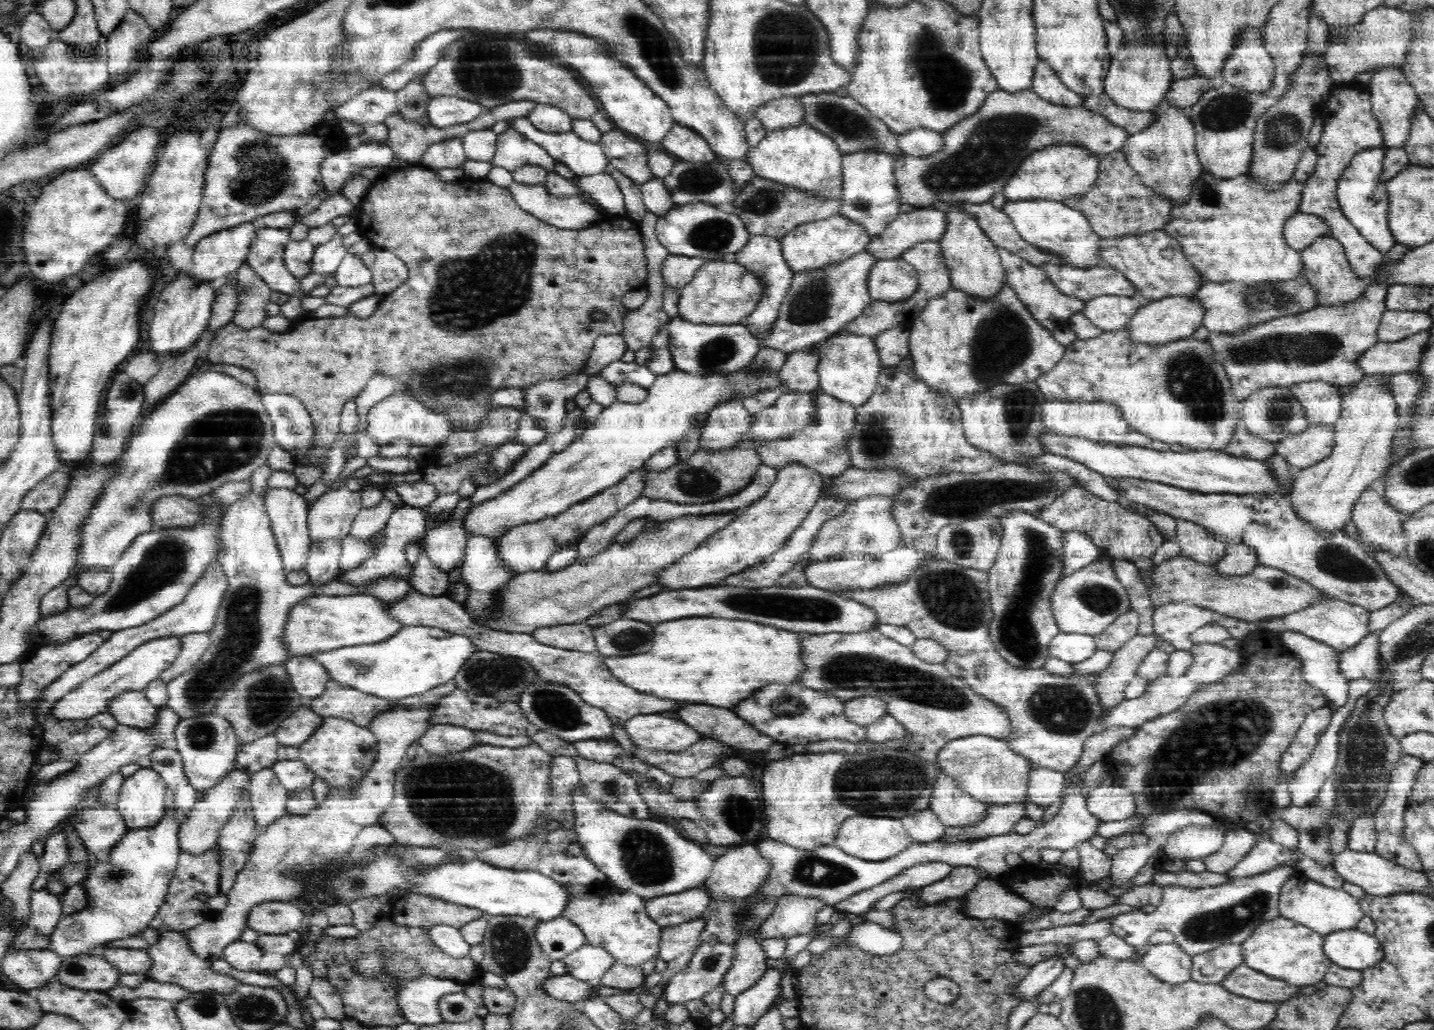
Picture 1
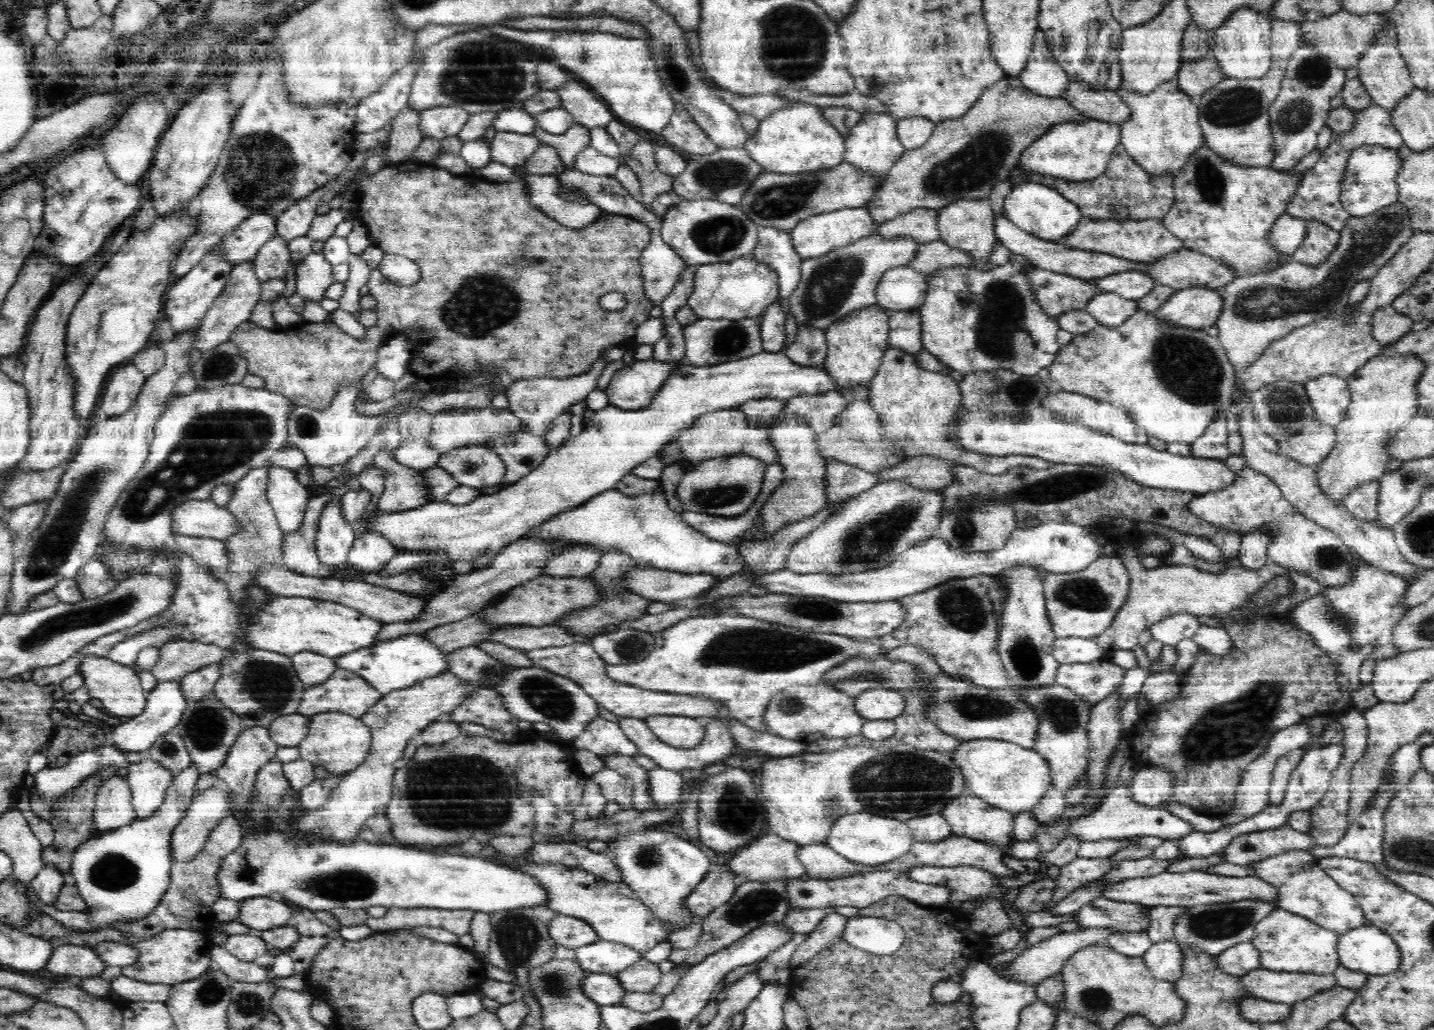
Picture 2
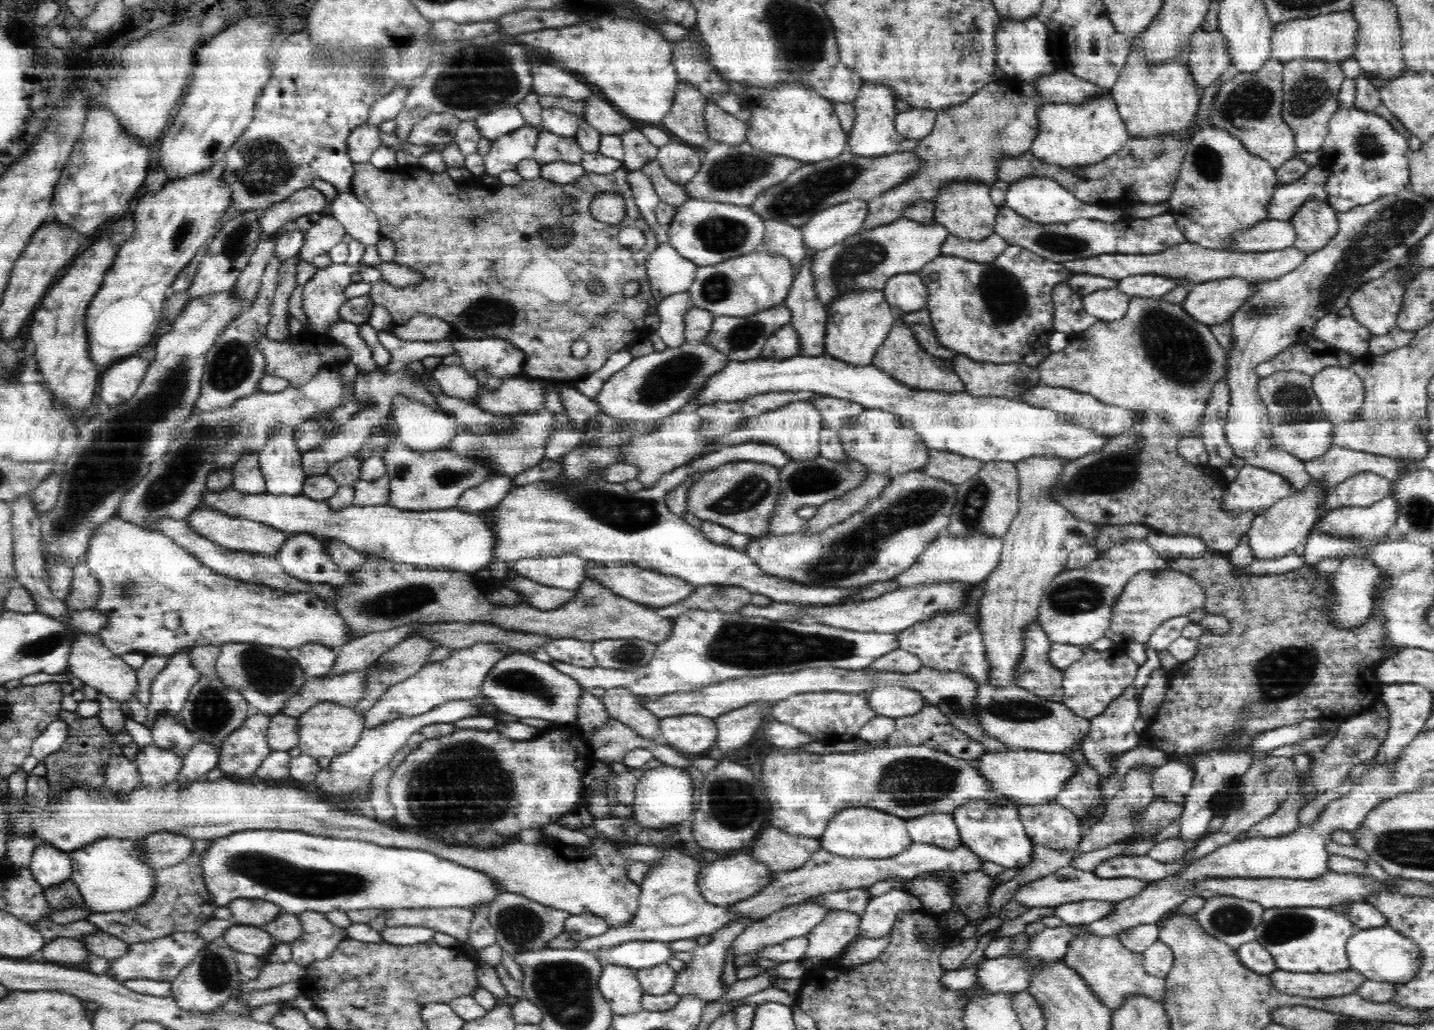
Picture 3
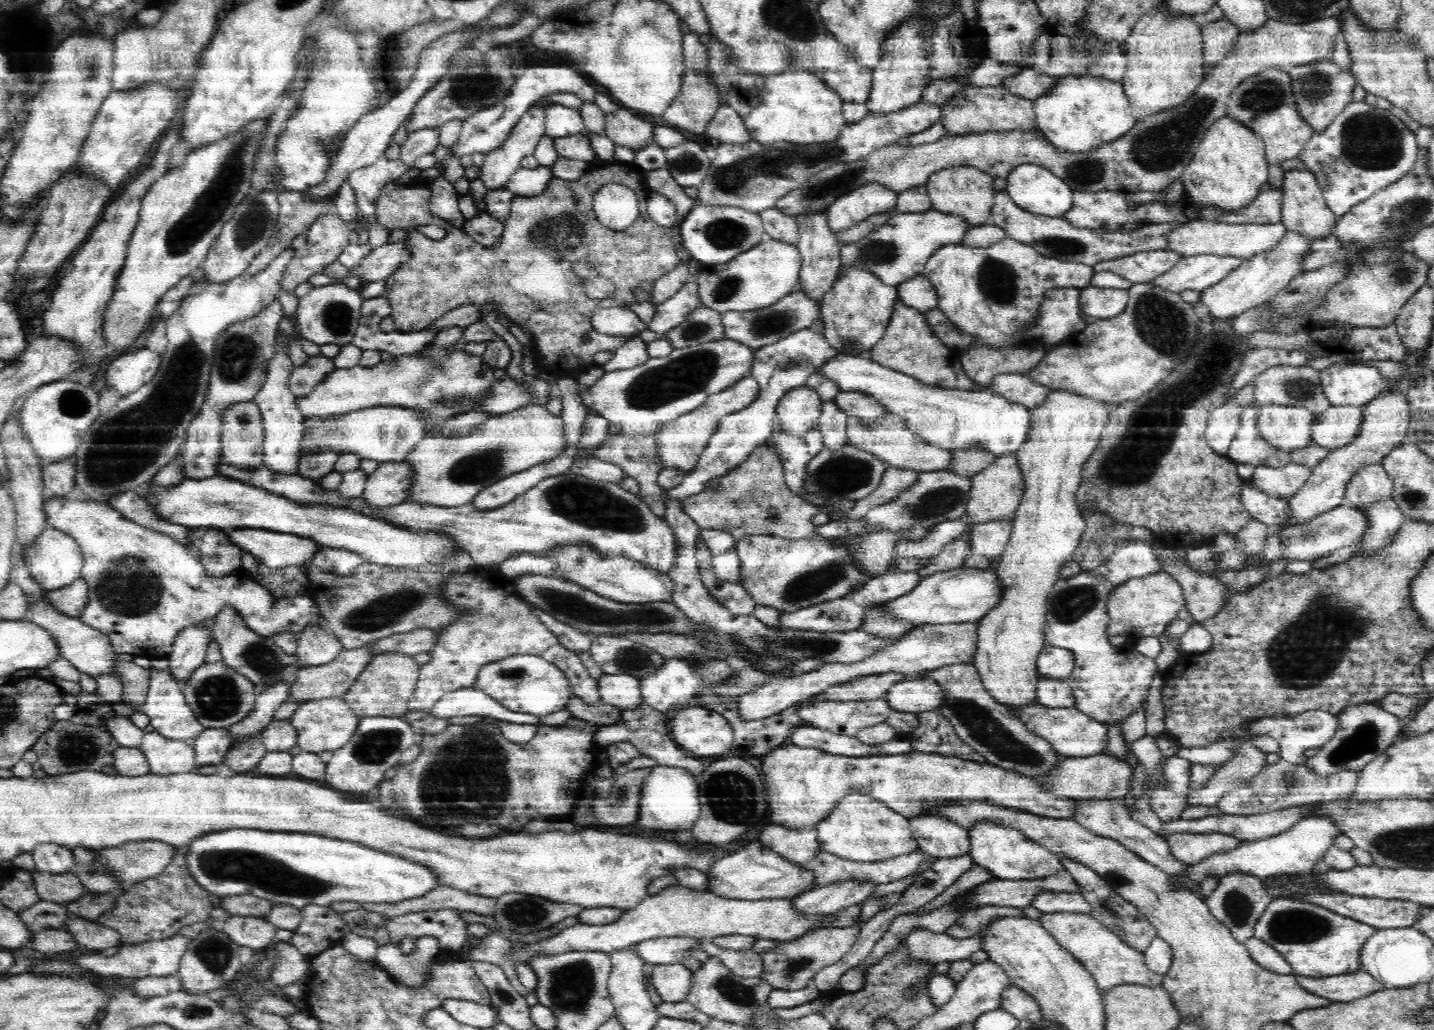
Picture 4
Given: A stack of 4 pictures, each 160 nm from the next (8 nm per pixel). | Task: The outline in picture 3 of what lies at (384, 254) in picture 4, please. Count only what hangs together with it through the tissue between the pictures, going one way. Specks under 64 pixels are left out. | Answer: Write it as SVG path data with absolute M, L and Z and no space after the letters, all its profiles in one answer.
M361 261L355 265L334 264L329 263L324 268L317 268L316 273L303 285L303 310L309 319L308 331L316 334L328 335L328 328L334 324L335 320L340 320L340 307L343 302L348 299L345 298L345 288L350 284L350 276L353 272L360 272L362 281L376 282L381 280L381 272L379 267L372 268L362 264Z

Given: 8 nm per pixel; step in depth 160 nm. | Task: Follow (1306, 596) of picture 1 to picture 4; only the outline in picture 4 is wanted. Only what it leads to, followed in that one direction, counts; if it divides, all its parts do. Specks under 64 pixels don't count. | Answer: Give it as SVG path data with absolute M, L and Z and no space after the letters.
M1166 571L1130 578L1109 595L1107 634L1123 635L1127 637L1128 642L1146 636L1159 636L1166 630L1166 626L1177 618L1177 614L1184 606L1185 599L1181 585Z

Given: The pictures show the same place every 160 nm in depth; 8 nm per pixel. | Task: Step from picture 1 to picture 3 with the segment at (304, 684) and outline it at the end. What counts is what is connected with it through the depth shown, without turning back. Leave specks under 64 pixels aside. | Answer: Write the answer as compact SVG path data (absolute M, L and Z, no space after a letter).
M308 642L293 649L290 654L298 662L307 679L330 673L339 656L337 650L322 646L318 642Z

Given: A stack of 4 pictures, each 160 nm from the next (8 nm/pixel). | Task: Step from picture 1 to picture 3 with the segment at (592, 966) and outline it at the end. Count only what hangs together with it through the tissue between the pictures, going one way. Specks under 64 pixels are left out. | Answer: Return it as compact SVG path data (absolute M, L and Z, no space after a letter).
M628 941L610 949L594 951L596 958L602 965L617 964L631 969L650 968L662 965L673 956L674 950L667 942Z

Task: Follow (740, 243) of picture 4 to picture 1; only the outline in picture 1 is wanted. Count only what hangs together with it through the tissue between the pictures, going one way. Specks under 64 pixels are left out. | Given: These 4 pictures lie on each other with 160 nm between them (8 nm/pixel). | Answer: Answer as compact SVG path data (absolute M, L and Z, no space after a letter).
M692 202L672 207L666 214L657 215L655 229L657 239L669 250L669 253L682 257L700 257L708 261L725 260L738 253L751 236L739 215L732 214L730 208L706 202Z

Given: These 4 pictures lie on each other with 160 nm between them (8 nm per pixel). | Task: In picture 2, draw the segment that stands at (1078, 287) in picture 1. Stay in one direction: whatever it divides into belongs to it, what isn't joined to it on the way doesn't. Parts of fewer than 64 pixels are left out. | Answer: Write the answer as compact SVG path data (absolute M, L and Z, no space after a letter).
M1133 270L1117 272L1088 281L1098 284L1098 289L1095 290L1097 293L1114 292L1128 300L1142 298L1156 283L1150 275Z

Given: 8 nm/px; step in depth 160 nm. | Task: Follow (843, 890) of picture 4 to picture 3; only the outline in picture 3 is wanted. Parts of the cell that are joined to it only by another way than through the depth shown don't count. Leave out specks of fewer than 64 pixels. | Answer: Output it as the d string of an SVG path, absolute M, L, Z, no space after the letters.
M798 902L792 904L792 906L785 907L784 910L778 910L770 916L767 916L761 921L754 921L750 926L744 929L744 932L736 938L729 948L725 960L728 960L730 954L735 958L740 958L747 954L758 954L760 950L764 950L766 946L774 946L774 944L782 944L784 940L791 938L798 938L798 936L807 935L816 925L819 925L823 921L823 918L830 912L826 907L820 907L820 905L814 905L812 903Z

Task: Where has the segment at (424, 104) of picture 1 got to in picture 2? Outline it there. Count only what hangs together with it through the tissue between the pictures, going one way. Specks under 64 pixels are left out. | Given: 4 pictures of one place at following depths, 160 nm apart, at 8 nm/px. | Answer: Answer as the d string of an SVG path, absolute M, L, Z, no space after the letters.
M408 105L392 120L392 131L389 133L389 147L386 153L386 158L391 164L400 164L418 148L424 138L420 122L420 113L409 109Z

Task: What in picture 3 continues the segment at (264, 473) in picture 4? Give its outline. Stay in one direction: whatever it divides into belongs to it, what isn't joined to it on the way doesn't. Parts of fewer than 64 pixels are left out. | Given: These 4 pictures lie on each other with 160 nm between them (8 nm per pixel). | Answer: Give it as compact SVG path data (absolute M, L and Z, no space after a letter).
M754 440L732 446L723 446L718 451L706 453L691 463L683 464L667 472L656 481L651 489L643 488L636 492L630 492L623 483L611 483L604 478L596 480L596 482L591 480L567 482L567 479L555 478L554 480L533 482L523 487L512 488L498 506L490 509L489 514L483 516L490 532L494 538L497 538L493 562L500 560L508 563L524 558L574 554L586 561L597 561L598 563L635 564L663 575L680 578L695 588L708 584L740 586L751 594L766 596L772 602L836 605L836 603L860 595L863 586L854 586L848 590L825 589L822 586L801 586L798 582L781 581L781 578L769 577L748 557L748 554L733 549L732 546L716 545L714 542L708 541L701 530L696 526L690 526L684 518L677 517L668 509L665 498L673 487L680 486L686 478L690 478L694 474L704 474L713 471L722 464L738 460L766 463L775 467L783 467L788 461L792 461L779 448Z

